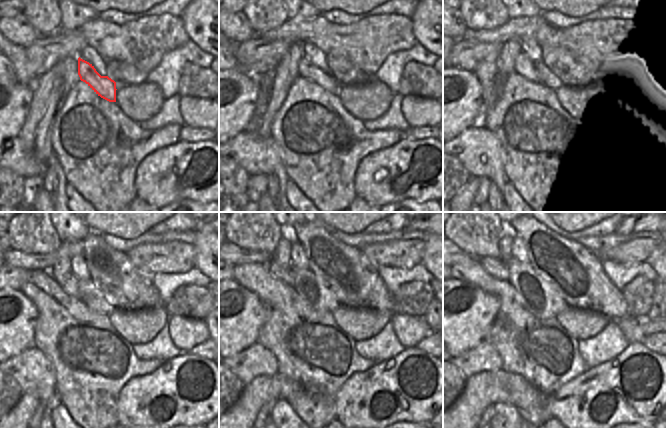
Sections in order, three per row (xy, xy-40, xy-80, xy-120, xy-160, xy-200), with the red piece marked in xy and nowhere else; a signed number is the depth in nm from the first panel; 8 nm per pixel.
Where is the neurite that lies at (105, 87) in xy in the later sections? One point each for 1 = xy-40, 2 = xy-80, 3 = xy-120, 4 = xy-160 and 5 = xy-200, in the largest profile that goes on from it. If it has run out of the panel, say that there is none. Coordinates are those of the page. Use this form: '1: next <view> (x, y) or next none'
1: next xy-40 (307, 70)
2: next xy-80 (523, 66)
3: next xy-120 (70, 284)
4: next xy-160 (279, 273)
5: next xy-200 (495, 267)

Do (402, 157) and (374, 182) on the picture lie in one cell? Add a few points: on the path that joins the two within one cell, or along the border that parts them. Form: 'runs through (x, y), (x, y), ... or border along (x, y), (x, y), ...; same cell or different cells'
runs through (393, 165), (384, 165), (382, 173); same cell

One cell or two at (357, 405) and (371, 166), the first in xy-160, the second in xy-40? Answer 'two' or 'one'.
one

